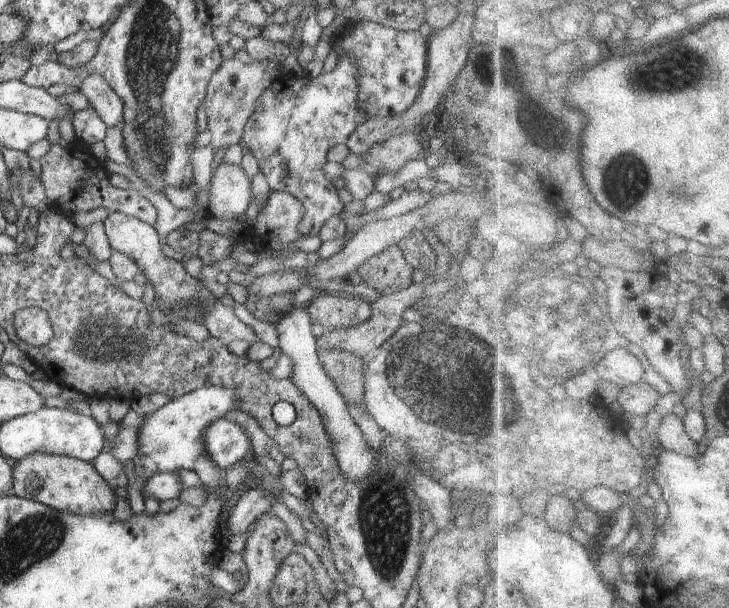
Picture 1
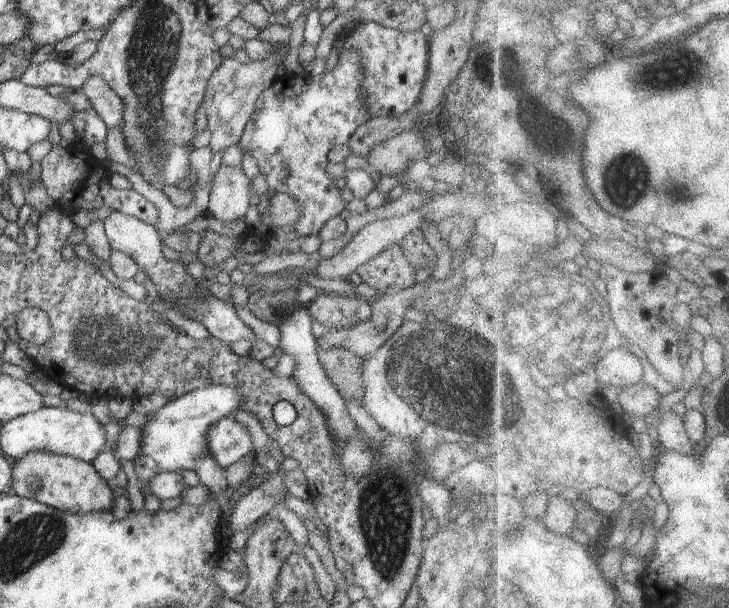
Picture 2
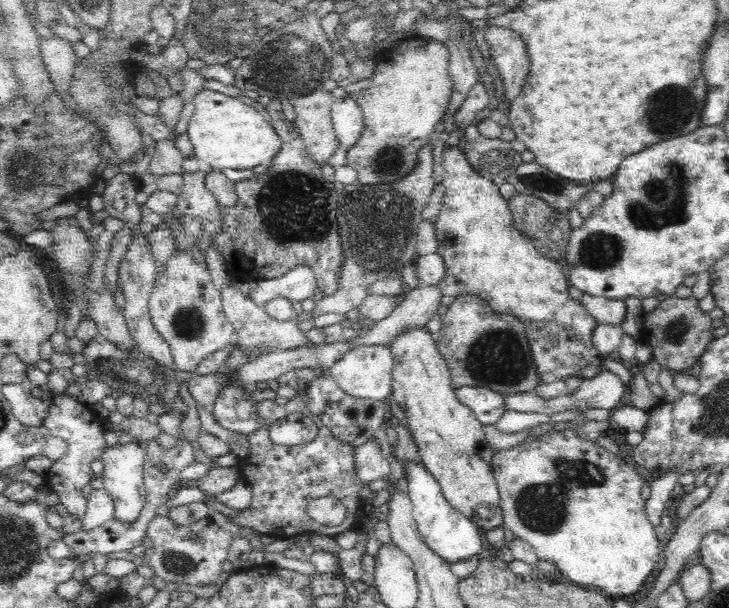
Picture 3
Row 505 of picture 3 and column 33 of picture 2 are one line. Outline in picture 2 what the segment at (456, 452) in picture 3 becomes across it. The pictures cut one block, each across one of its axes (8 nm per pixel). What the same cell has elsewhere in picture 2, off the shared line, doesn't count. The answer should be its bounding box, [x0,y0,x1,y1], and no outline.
[12,450,116,512]

